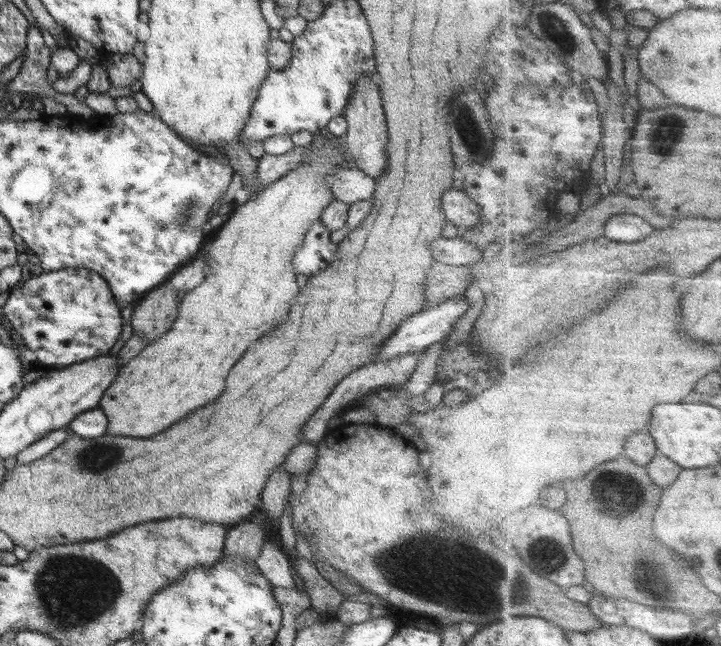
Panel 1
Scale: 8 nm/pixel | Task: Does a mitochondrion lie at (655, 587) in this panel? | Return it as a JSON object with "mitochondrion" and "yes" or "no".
{"mitochondrion":"yes"}

